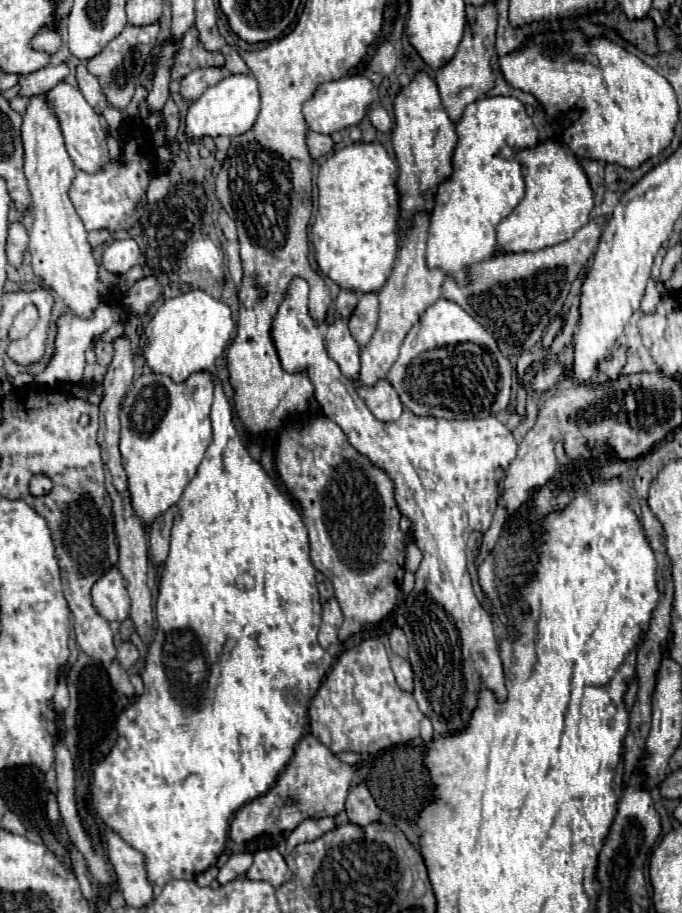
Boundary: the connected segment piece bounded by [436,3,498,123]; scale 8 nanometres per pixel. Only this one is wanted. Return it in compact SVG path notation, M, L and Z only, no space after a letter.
M488 3L482 7L466 7L466 19L468 19L468 27L464 31L462 43L454 55L454 59L450 59L450 63L446 63L442 69L436 71L436 83L440 89L440 99L444 109L448 111L450 119L454 123L458 123L458 119L464 113L464 107L480 97L484 97L492 87L494 87L494 73L492 73L492 65L490 65L490 57L494 55L494 39L496 39L496 5Z

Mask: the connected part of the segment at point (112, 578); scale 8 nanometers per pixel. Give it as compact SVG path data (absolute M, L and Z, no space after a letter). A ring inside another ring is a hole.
M118 567L106 571L92 585L92 605L108 621L124 621L130 613L130 597Z

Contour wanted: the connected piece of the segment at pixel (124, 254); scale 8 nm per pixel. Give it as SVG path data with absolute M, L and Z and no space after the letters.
M116 239L106 245L102 265L114 275L122 275L134 265L138 265L138 257L140 249L134 239Z

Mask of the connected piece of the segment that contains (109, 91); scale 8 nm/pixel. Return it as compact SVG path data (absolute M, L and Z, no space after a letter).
M158 23L154 25L146 25L146 27L126 27L122 31L122 35L118 35L114 41L110 41L96 57L92 57L88 61L88 71L100 81L102 93L106 97L106 101L116 107L118 111L124 111L128 107L128 103L134 97L134 89L140 83L140 73L156 45L156 37L158 37Z

